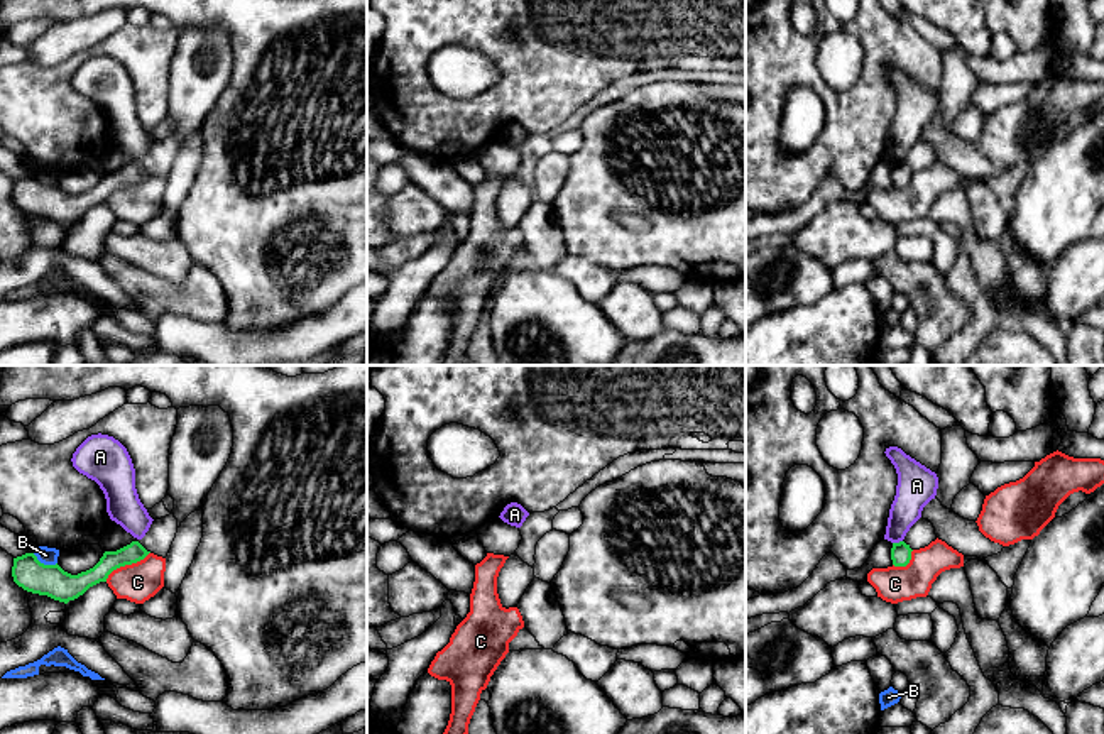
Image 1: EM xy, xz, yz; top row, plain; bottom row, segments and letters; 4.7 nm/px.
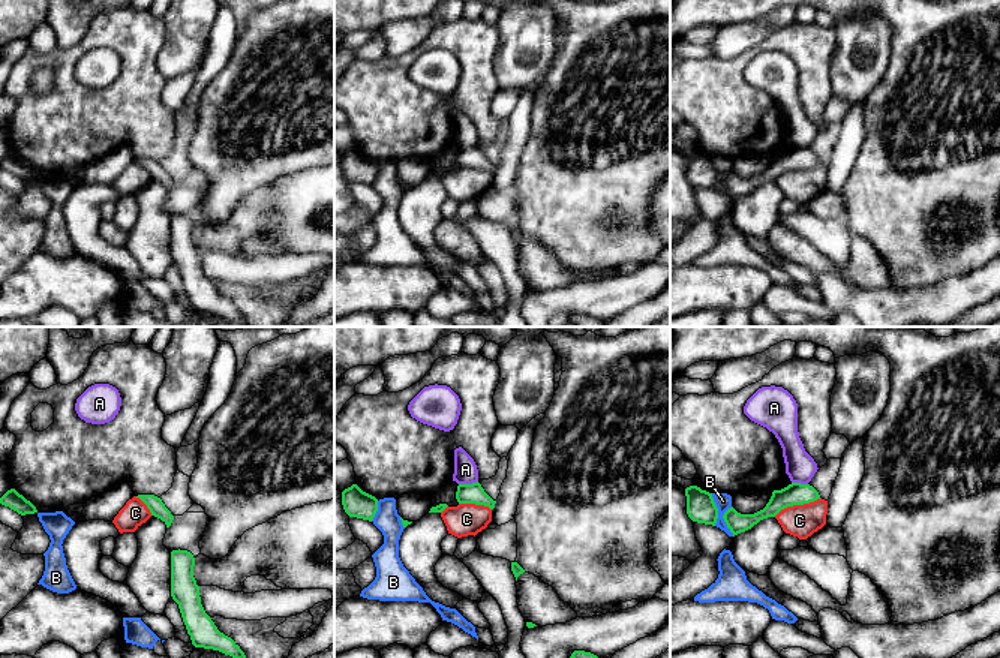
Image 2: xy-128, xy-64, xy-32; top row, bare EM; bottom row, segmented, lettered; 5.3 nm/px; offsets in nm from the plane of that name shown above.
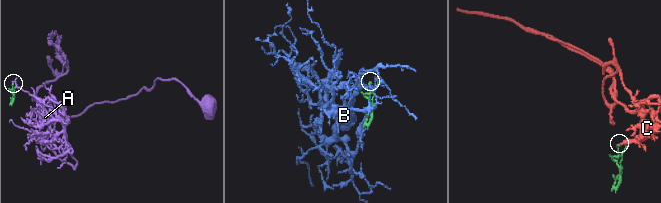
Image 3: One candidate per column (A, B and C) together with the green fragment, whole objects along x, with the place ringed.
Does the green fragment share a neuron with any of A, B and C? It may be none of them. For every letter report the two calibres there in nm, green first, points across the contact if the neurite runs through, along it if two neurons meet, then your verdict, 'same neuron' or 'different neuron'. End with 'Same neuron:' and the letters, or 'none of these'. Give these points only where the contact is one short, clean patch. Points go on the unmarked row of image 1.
A: 100/160 nm | different neuron
B: 150/80 nm | different neuron
C: 100/190 nm | along xy (149, 173), (136, 183), (117, 188), (105, 202) | different neuron
Same neuron: none of these

